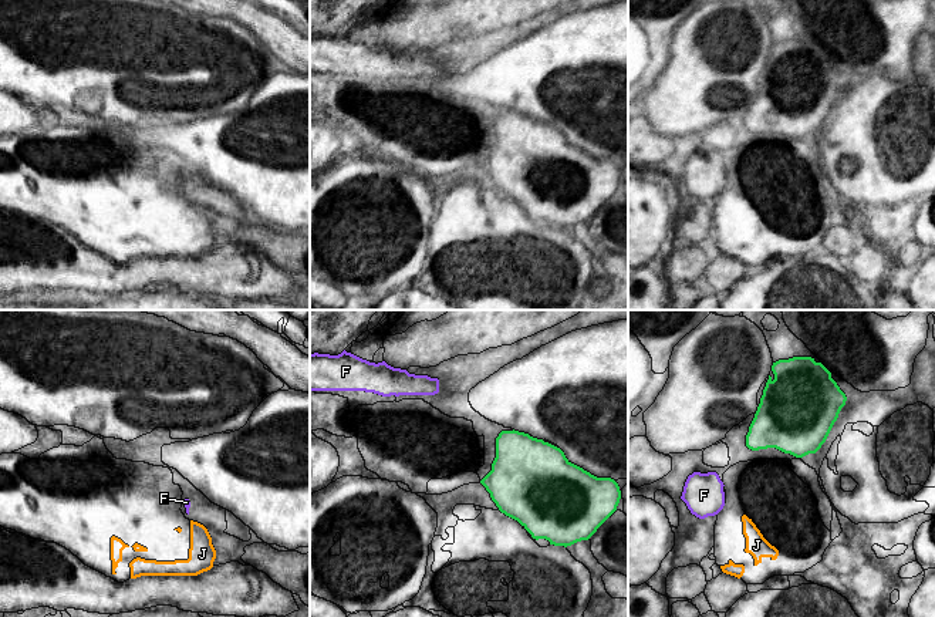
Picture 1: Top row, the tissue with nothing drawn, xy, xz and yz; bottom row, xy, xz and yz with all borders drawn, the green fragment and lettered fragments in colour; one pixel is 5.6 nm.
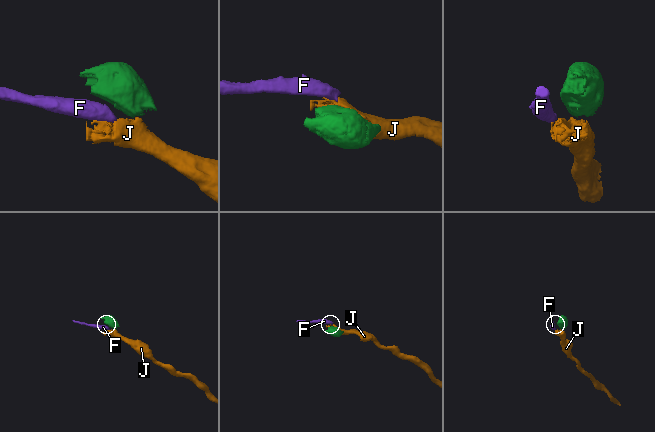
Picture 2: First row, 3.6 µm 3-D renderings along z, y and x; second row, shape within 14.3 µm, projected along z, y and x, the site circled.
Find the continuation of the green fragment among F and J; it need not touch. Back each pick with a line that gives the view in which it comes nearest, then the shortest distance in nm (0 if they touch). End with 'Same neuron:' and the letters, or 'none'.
Same neuron: none

